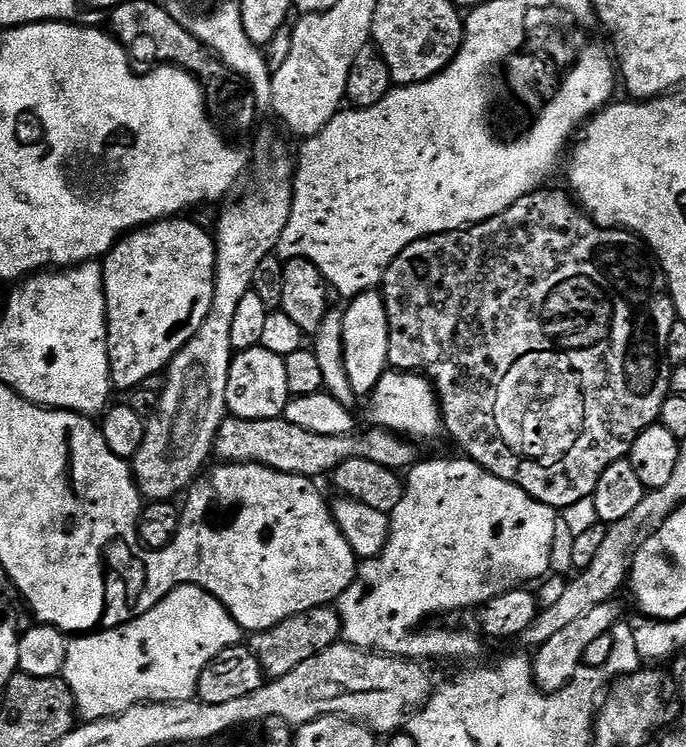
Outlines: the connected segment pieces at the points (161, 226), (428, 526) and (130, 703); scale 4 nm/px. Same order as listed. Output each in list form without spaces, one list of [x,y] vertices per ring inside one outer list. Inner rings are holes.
[[[169,218],[120,237],[112,251],[103,257],[104,297],[108,311],[108,357],[112,382],[117,389],[139,389],[151,376],[165,371],[172,359],[202,330],[214,302],[216,241],[213,233],[199,228],[188,218]]]
[[[424,458],[407,469],[402,502],[390,514],[392,530],[386,546],[374,559],[365,560],[357,567],[354,582],[340,595],[338,611],[343,643],[417,662],[472,660],[479,654],[480,644],[470,633],[455,632],[452,628],[416,632],[416,627],[443,612],[479,609],[481,604],[510,588],[549,575],[552,547],[556,544],[557,509],[538,502],[526,490],[490,474],[472,460],[459,459]]]
[[[184,584],[164,596],[162,602],[155,604],[146,614],[120,628],[77,635],[69,643],[62,678],[74,694],[79,715],[88,722],[120,716],[139,704],[177,704],[195,697],[202,670],[206,670],[222,650],[237,647],[241,643],[240,636],[242,630],[238,622],[218,598],[198,586]]]

